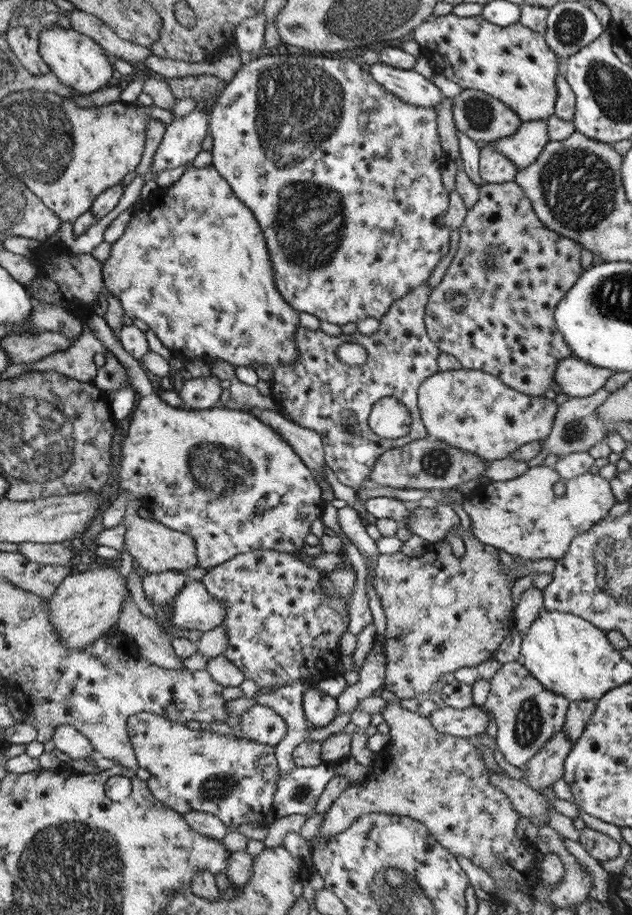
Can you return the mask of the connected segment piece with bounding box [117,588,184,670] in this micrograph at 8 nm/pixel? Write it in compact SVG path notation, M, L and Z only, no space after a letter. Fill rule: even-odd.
M128 588L117 625L123 637L134 642L142 656L152 664L164 669L184 668L183 660L176 656L173 649L170 632L162 631L156 621L142 615Z

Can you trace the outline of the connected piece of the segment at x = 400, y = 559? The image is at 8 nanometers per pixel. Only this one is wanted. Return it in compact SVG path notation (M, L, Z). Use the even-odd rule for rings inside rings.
M459 528L461 539L464 541L465 554L464 556L456 556L452 553L452 547L448 540L442 540L435 543L435 552L424 553L420 557L408 557L401 551L394 554L382 554L377 558L375 563L375 579L373 585L375 586L376 594L380 598L383 613L386 619L386 628L383 636L386 638L384 654L386 654L386 669L385 669L385 686L388 690L394 693L400 699L414 698L417 694L428 692L430 686L440 679L444 674L448 672L454 672L460 668L476 667L482 662L495 659L495 652L498 650L500 643L504 640L504 637L513 629L513 608L515 608L515 602L512 598L512 587L516 580L509 578L506 572L500 568L501 560L498 555L499 549L493 546L480 542L471 532L466 532Z

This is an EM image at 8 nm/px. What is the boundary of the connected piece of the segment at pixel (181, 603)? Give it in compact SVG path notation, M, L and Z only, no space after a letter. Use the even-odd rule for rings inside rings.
M202 581L185 583L185 587L171 602L170 622L172 630L207 630L223 623L227 604L211 597Z

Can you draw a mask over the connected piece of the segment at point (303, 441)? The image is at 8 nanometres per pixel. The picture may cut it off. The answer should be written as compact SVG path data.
M245 408L244 411L251 413L260 422L270 426L274 432L284 439L284 442L292 446L294 453L302 459L304 465L314 475L318 473L326 481L322 470L322 467L326 466L322 435L308 430L308 428L302 428L290 420L286 420L285 416L276 411L260 410L260 408Z

